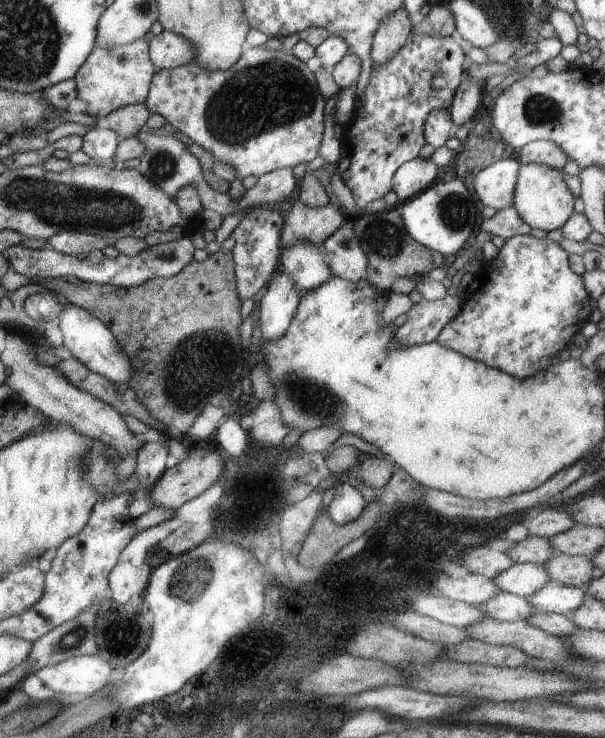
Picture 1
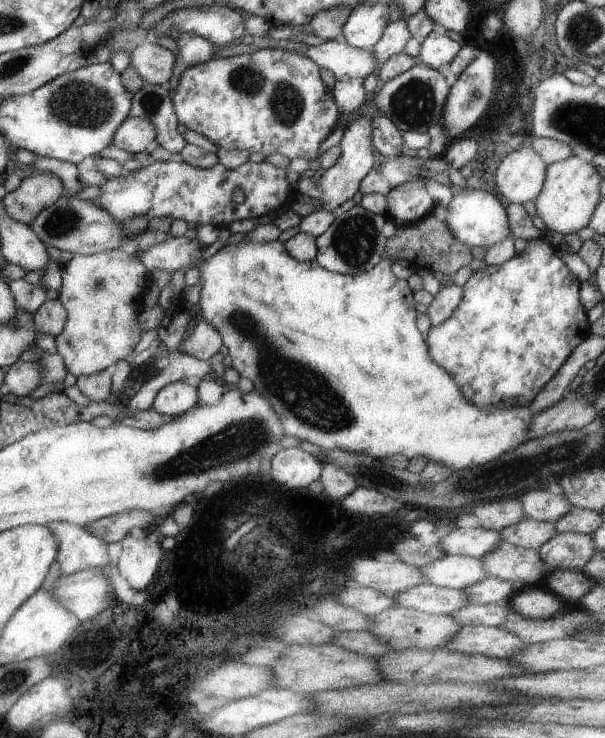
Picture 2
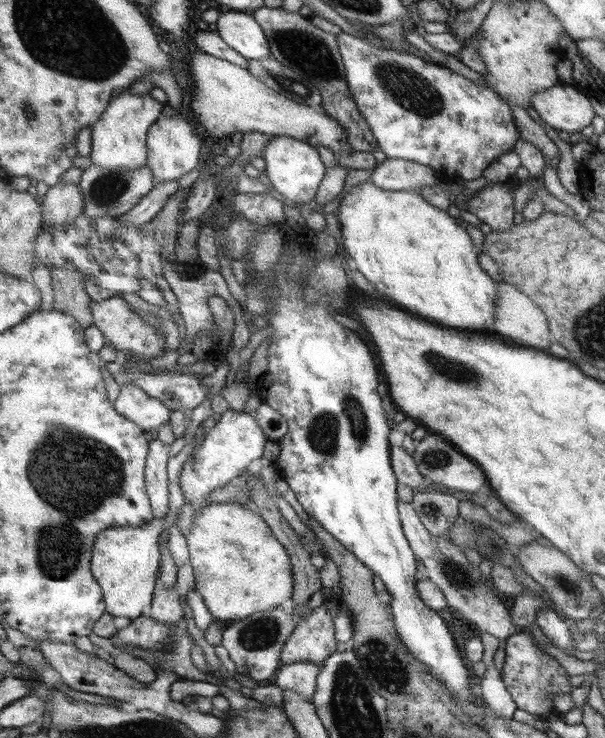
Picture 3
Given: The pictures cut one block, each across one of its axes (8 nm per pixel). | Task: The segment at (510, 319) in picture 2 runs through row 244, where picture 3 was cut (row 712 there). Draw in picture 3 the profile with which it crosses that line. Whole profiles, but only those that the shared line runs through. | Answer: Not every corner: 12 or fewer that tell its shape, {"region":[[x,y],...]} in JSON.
{"region":[[529,629],[505,641],[501,680],[517,708],[551,714],[572,690]]}

